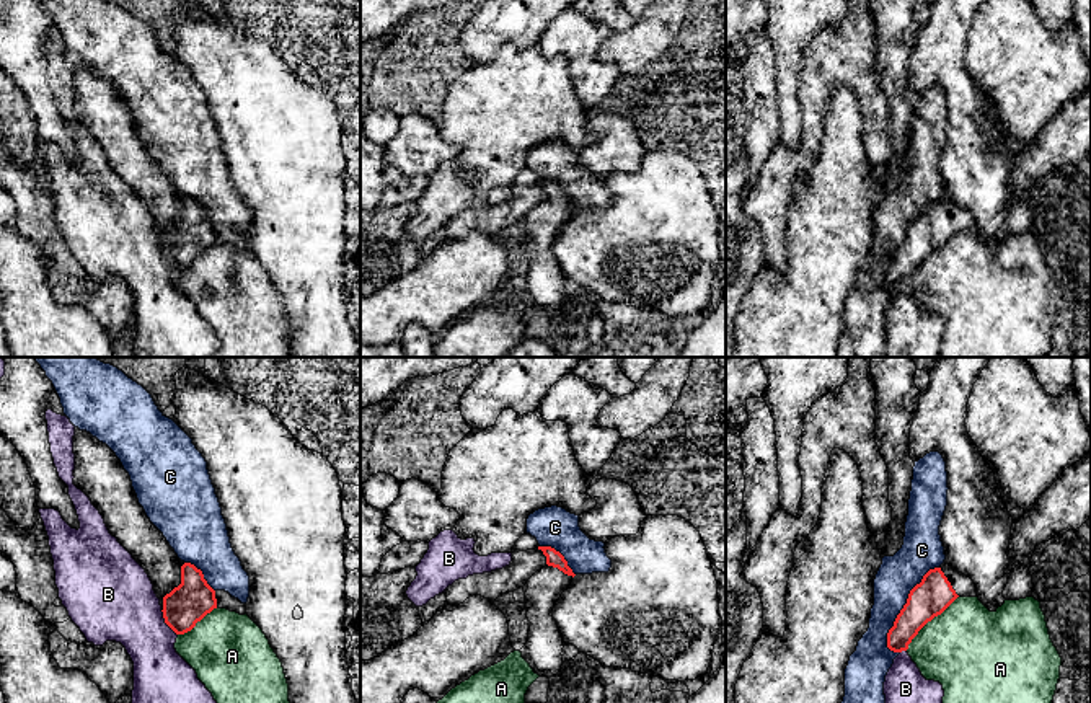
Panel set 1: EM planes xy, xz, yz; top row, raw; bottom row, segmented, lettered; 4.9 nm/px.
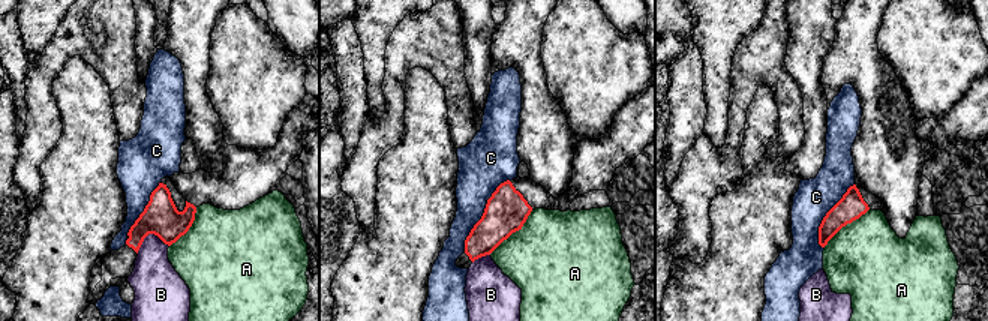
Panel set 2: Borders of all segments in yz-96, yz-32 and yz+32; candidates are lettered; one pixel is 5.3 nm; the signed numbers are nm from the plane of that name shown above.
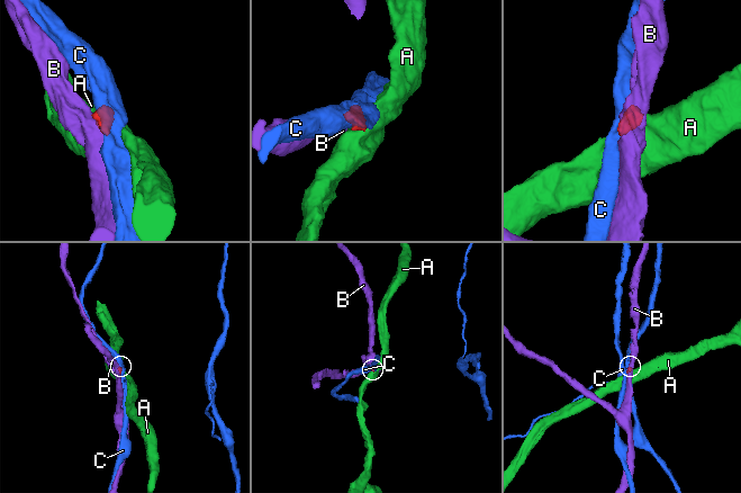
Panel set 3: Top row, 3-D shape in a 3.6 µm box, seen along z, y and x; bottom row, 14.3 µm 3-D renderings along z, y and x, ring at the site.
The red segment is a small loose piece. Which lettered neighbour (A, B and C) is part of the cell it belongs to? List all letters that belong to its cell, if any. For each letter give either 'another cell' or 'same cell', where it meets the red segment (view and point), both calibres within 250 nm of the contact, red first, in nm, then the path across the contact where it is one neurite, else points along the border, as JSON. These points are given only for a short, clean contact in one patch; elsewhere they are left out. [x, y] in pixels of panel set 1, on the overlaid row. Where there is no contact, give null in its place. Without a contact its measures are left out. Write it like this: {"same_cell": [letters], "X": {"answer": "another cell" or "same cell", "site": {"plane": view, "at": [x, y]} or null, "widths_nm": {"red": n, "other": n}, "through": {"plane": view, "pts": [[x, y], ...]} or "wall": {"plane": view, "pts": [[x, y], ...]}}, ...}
{"same_cell": [], "A": {"answer": "another cell", "site": {"plane": "yz", "at": [928, 620]}, "widths_nm": {"red": 190, "other": 440}, "wall": {"plane": "yz", "pts": [[958, 596], [918, 632], [905, 649]]}}, "B": {"answer": "another cell", "site": {"plane": "xy", "at": [165, 622]}, "widths_nm": {"red": 200, "other": 360}, "wall": {"plane": "xy", "pts": [[160, 610], [165, 623], [176, 635]]}}, "C": {"answer": "another cell", "site": {"plane": "yz", "at": [904, 607]}, "widths_nm": {"red": 190, "other": 190}}}

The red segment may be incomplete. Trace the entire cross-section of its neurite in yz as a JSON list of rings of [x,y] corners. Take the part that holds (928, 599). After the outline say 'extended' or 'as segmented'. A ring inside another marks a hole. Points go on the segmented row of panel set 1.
[[[947,563],[930,569],[910,590],[907,604],[887,633],[887,648],[894,652],[907,651],[918,631],[957,597],[977,597],[974,581]]]; extended

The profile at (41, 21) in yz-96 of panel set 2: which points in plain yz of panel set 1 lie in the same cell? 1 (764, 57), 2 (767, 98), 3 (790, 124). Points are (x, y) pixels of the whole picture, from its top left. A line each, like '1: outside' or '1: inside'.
1: outside
2: outside
3: inside

